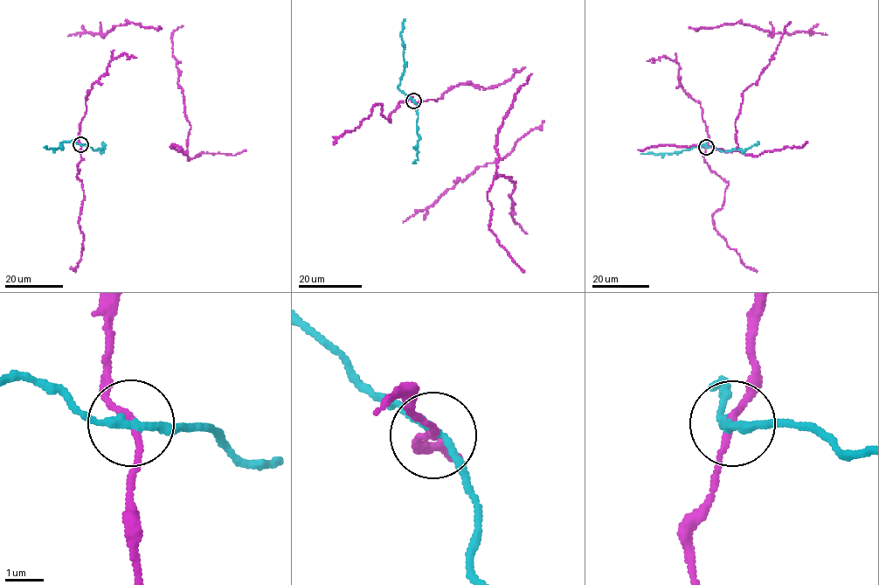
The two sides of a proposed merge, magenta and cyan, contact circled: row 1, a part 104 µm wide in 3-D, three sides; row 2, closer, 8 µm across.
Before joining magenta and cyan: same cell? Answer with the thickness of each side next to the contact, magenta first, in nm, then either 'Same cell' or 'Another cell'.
Thickness 170 nm (magenta) against 200 nm. Another cell

